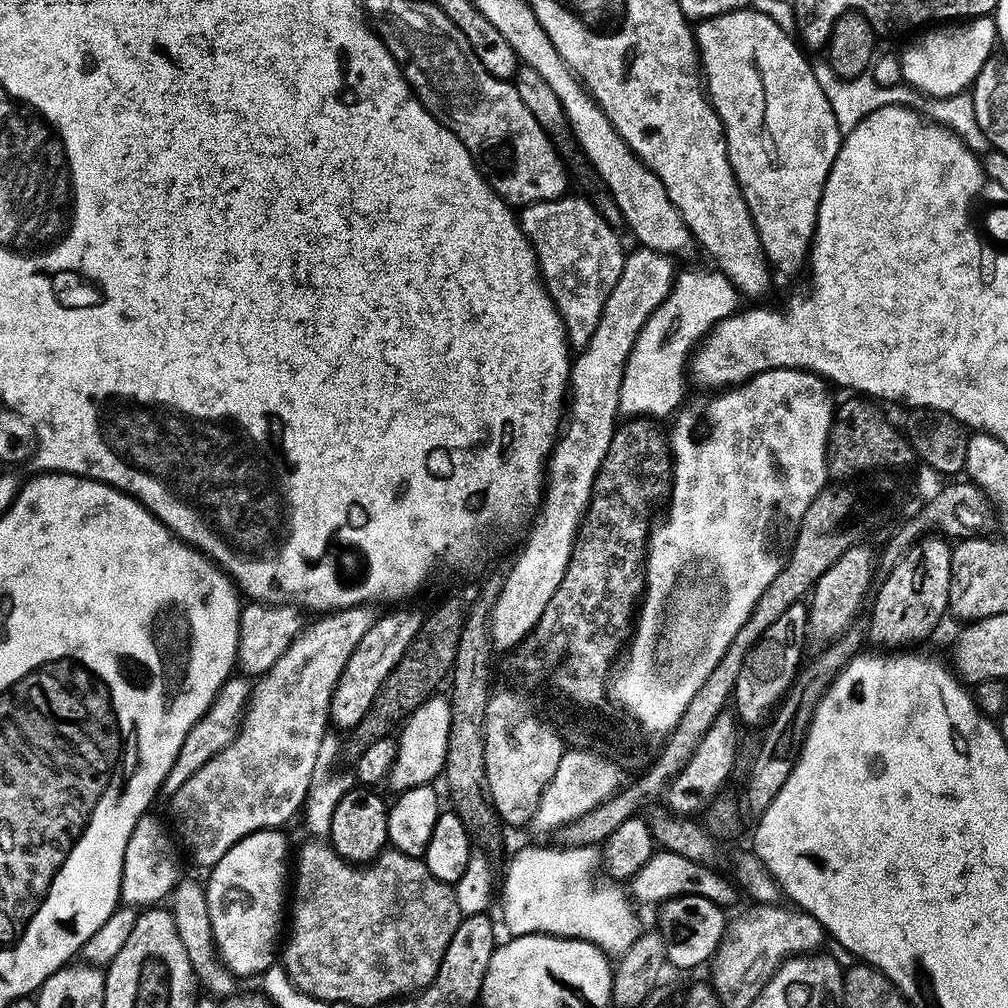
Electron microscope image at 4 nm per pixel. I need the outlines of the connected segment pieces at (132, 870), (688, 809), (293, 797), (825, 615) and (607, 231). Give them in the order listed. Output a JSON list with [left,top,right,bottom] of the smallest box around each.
[[120,814,182,906],[666,710,738,817],[170,606,378,870],[807,542,878,646],[518,194,626,334]]

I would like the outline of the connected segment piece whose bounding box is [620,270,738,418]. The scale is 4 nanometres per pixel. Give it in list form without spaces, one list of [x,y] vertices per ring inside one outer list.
[[[711,270],[712,272],[684,272],[681,271],[677,275],[670,294],[656,310],[650,314],[650,318],[642,326],[642,330],[638,334],[638,338],[634,342],[634,346],[630,350],[630,358],[626,362],[624,367],[624,373],[622,374],[622,390],[620,391],[620,411],[625,417],[649,417],[649,418],[659,418],[658,416],[668,416],[671,417],[673,413],[677,411],[685,403],[686,397],[684,397],[684,376],[686,380],[686,369],[690,364],[690,353],[699,345],[700,341],[703,340],[704,335],[712,329],[719,320],[725,320],[726,317],[733,315],[737,311],[738,305],[736,305],[736,300],[738,301],[738,293],[736,287],[733,286],[727,278],[719,270]]]

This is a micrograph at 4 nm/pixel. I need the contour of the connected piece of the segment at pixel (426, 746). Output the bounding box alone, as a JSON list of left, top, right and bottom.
[387,694,451,793]

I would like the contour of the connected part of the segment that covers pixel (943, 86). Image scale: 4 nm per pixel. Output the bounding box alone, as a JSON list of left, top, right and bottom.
[900,15,997,98]

